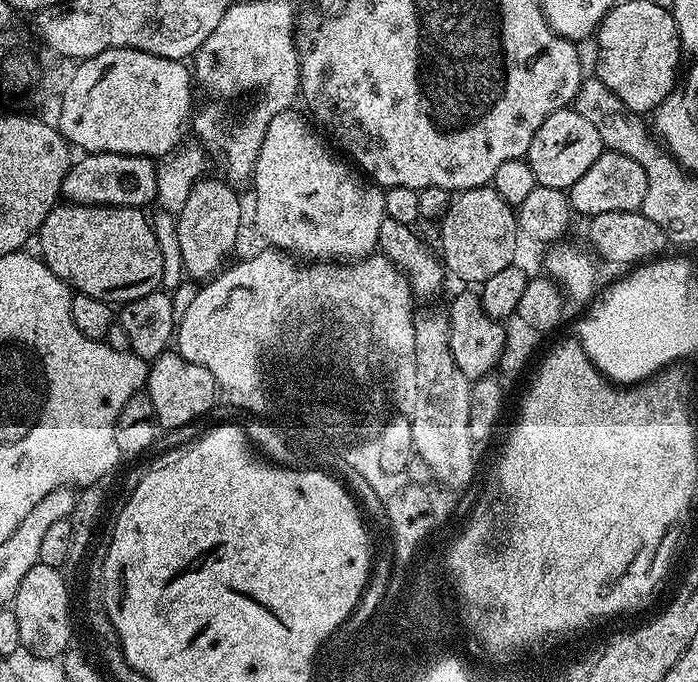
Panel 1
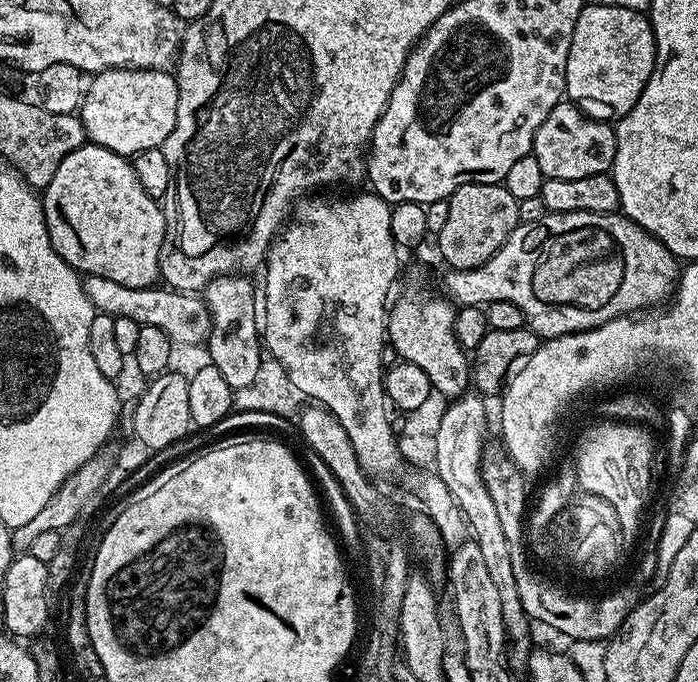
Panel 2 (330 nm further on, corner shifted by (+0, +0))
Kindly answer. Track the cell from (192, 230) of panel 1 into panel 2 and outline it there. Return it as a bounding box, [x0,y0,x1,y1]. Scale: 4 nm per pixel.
[202,274,262,390]

